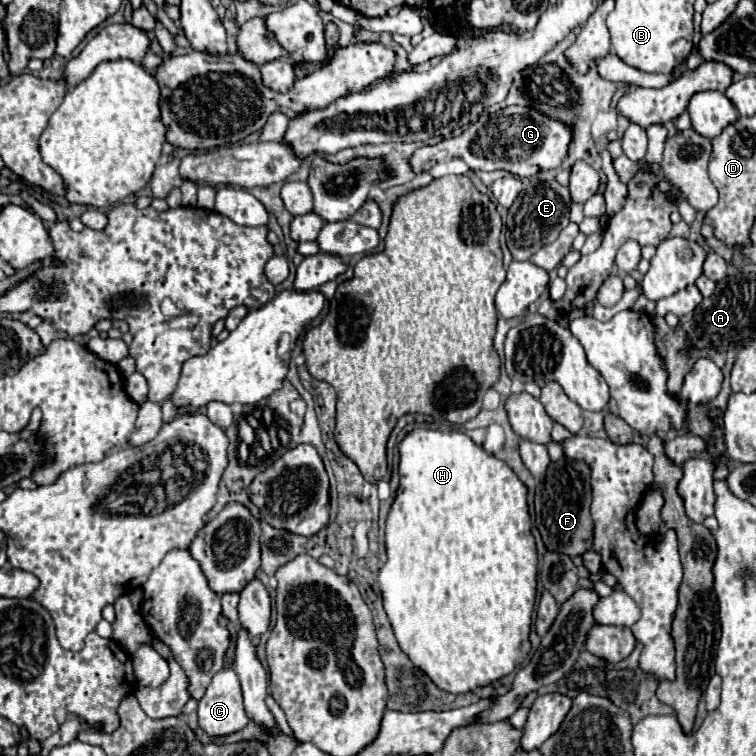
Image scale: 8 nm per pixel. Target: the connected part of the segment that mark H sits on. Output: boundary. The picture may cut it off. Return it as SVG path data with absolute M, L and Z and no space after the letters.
M414 429L408 433L400 443L400 487L396 499L392 503L390 515L386 519L386 549L388 561L378 573L378 585L382 591L384 611L392 623L396 641L400 649L408 655L408 659L422 669L432 683L448 693L468 693L476 687L486 687L502 679L504 675L512 673L524 657L530 653L530 625L532 625L532 611L536 601L536 577L538 577L538 557L534 537L530 533L530 515L526 503L526 487L516 477L516 473L494 455L486 453L478 447L468 435L458 431L432 431L432 429Z

